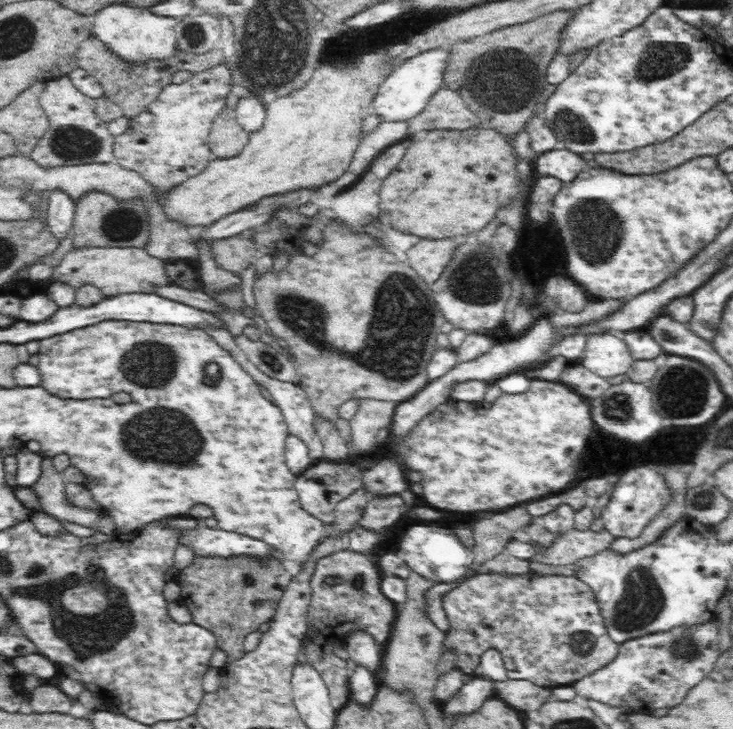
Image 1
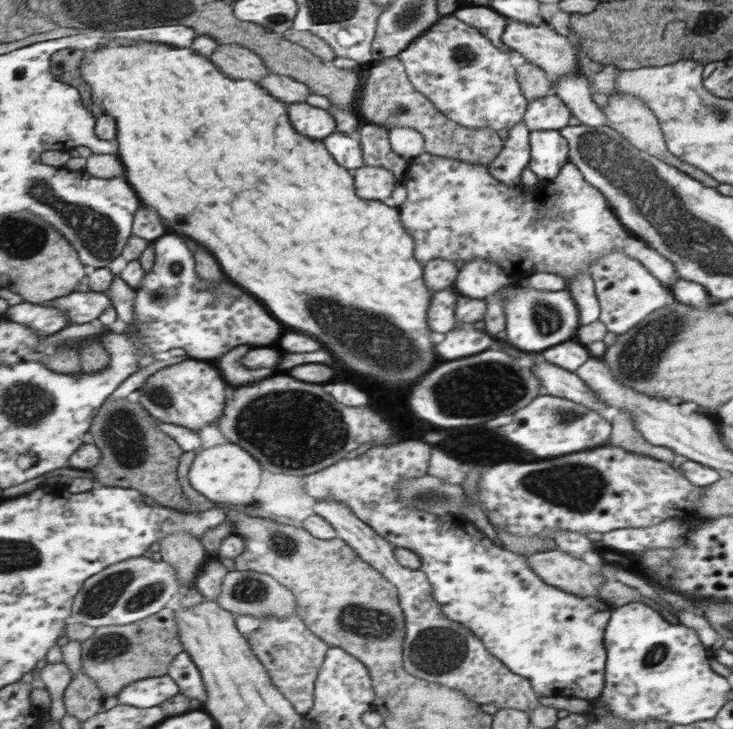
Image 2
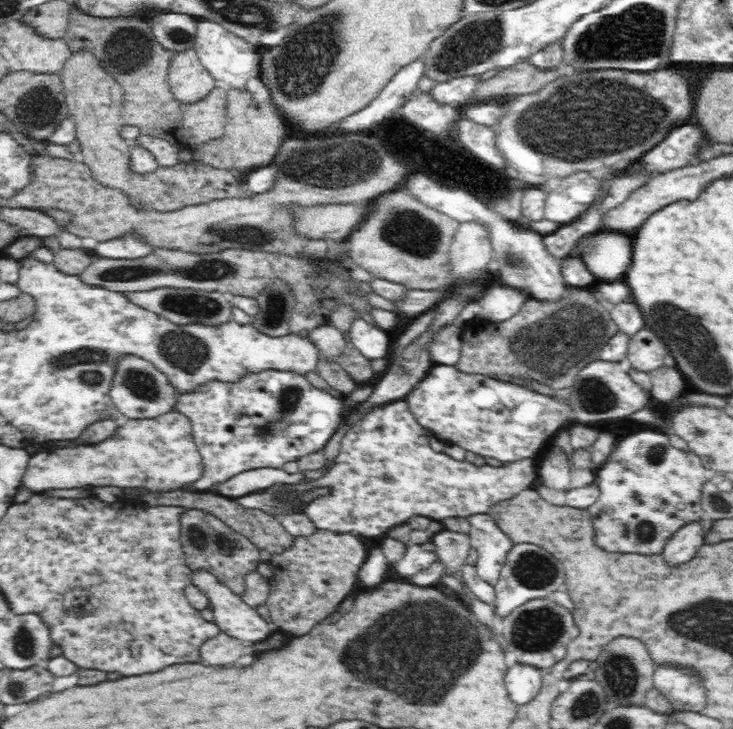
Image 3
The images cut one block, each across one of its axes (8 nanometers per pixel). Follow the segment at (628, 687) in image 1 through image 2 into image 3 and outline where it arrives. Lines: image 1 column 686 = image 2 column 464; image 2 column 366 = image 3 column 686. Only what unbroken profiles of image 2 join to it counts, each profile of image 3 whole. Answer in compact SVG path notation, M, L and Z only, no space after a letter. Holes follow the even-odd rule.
M691 521L690 524L678 528L674 536L670 536L661 555L670 565L684 564L698 552L704 543L704 538L705 532L699 521Z

